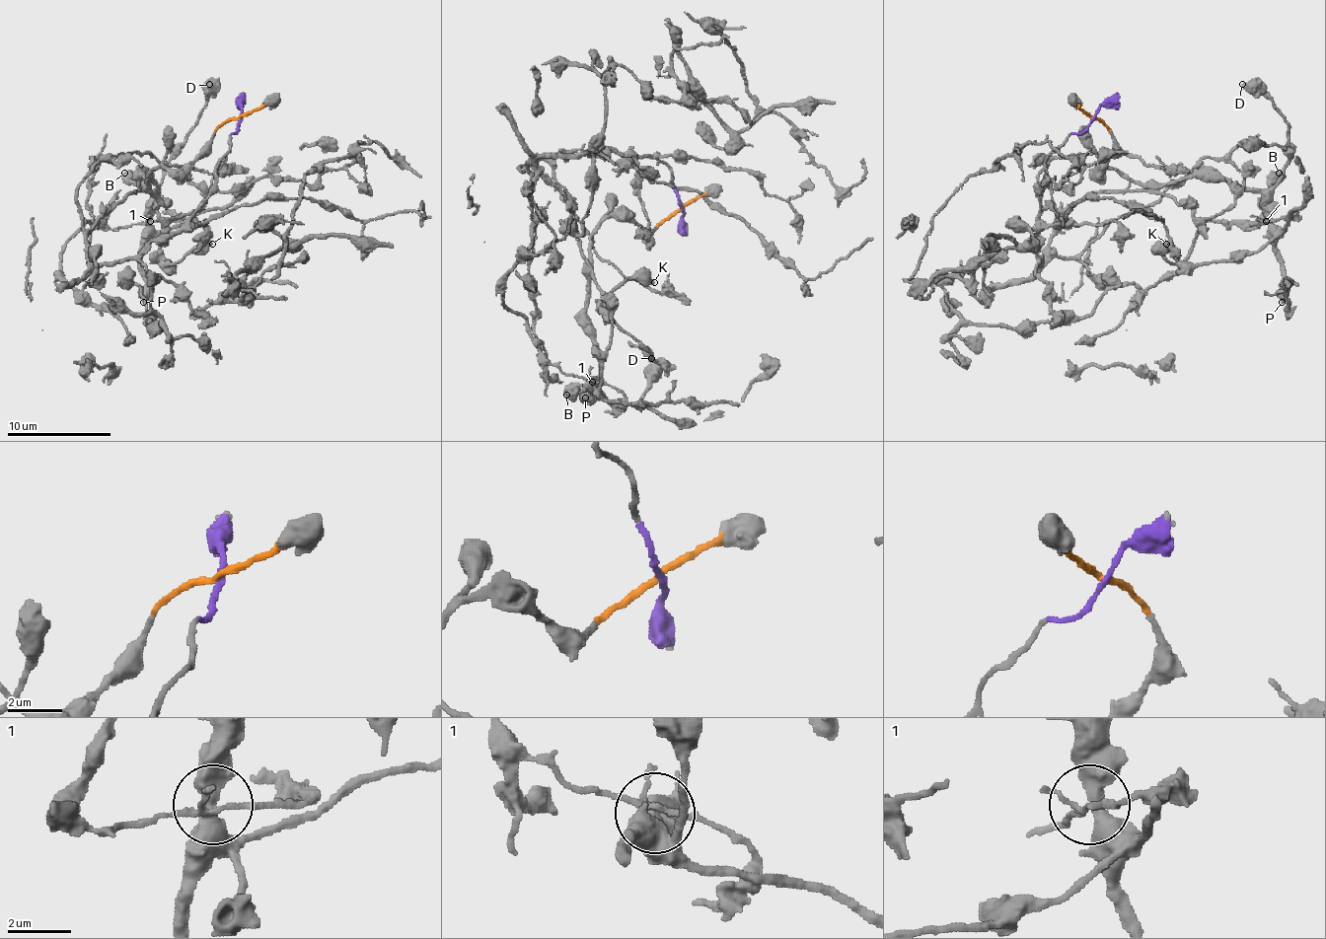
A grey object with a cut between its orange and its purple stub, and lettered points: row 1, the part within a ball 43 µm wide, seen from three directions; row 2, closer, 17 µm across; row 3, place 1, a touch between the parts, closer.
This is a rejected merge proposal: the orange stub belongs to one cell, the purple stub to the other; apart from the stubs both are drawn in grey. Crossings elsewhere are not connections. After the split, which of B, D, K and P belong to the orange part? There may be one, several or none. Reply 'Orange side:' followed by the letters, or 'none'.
Orange side: B, D, K, P

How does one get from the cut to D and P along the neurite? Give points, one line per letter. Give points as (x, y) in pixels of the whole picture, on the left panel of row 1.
D: (239, 117), (226, 120), (179, 170), (163, 167), (147, 182), (142, 178), (158, 188), (210, 84)
P: (239, 117), (226, 120), (179, 170), (163, 167), (147, 182), (142, 178), (158, 188), (145, 225), (142, 303)

